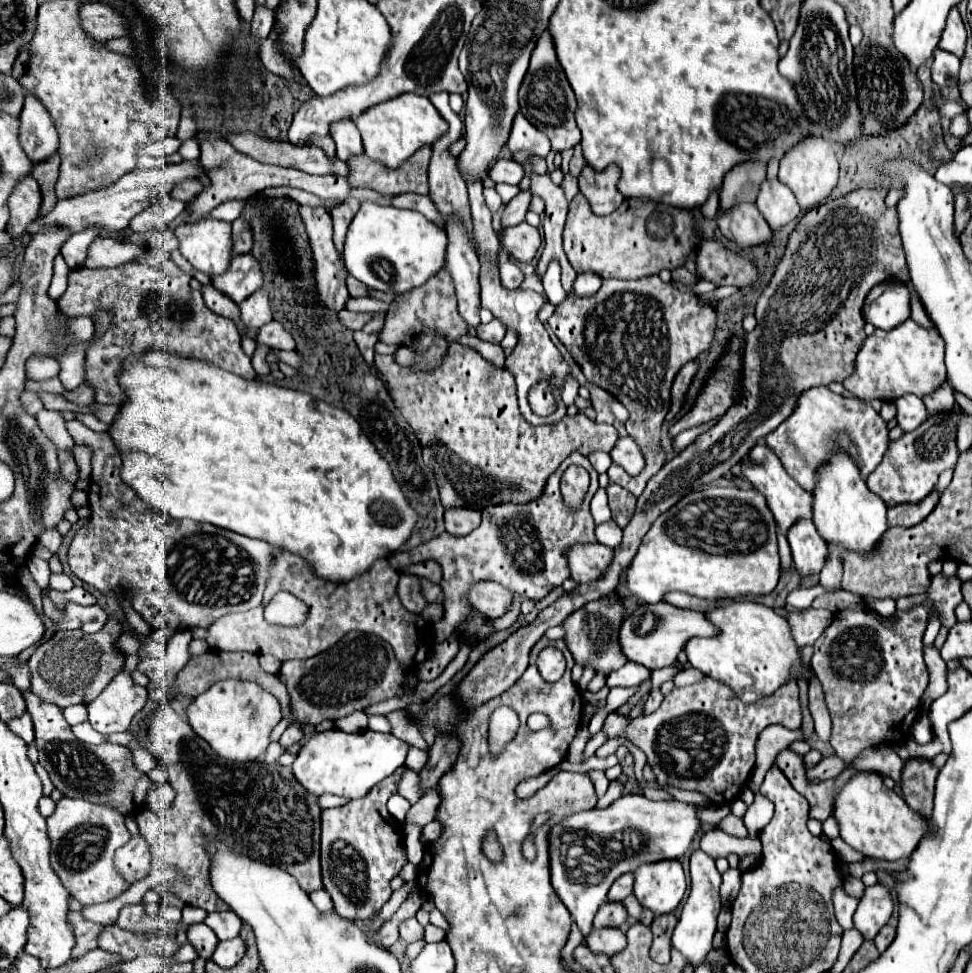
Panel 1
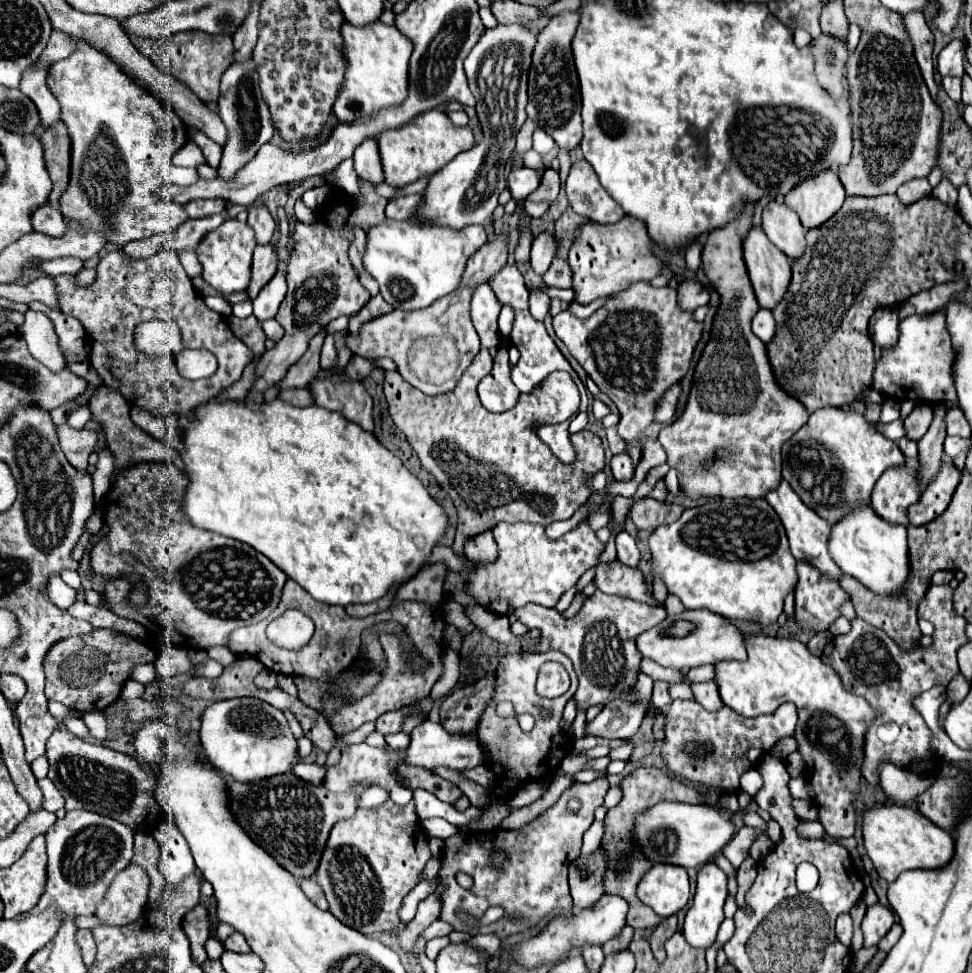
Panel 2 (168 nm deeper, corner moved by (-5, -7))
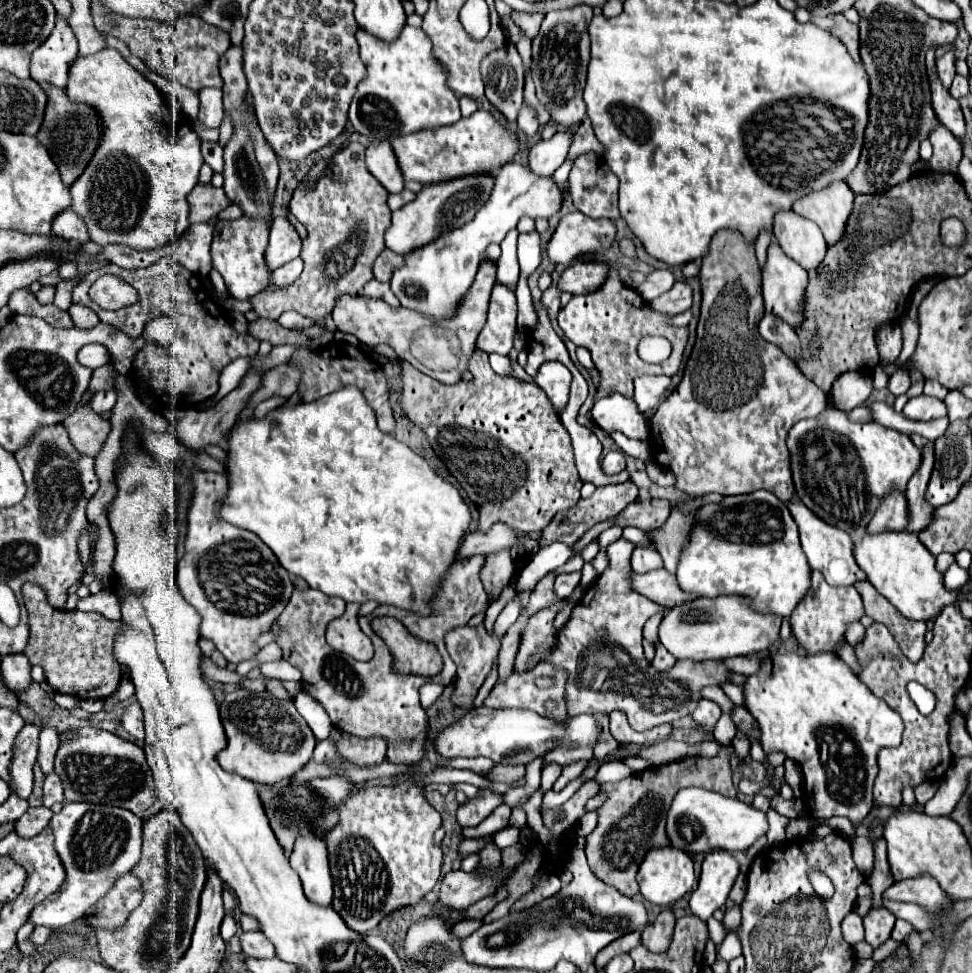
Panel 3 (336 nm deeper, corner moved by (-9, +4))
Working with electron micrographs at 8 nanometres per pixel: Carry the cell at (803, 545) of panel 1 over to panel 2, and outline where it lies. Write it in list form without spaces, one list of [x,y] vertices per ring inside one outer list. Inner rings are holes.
[[[805,560],[797,562],[799,582],[795,586],[795,618],[799,626],[813,632],[823,632],[835,622],[839,614],[839,606],[849,598],[839,582],[821,576],[811,564]]]

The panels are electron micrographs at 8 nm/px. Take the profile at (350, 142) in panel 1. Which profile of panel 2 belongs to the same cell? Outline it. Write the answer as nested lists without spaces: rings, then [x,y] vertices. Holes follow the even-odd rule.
[[[367,138],[365,142],[361,142],[355,148],[353,154],[353,162],[355,162],[355,172],[357,176],[377,184],[383,182],[383,170],[381,170],[381,158],[379,158],[379,148],[377,142],[373,138]]]

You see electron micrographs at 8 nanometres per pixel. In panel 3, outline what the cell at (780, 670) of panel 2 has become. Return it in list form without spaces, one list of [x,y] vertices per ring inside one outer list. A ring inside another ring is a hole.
[[[761,653],[761,671],[751,675],[745,689],[745,707],[759,723],[759,743],[765,755],[773,751],[785,753],[785,757],[797,761],[805,779],[805,807],[809,815],[829,819],[835,815],[849,817],[851,823],[859,823],[873,807],[873,783],[877,777],[877,753],[883,747],[901,743],[903,721],[889,709],[885,701],[875,697],[863,681],[845,665],[843,659],[831,653],[819,653],[815,657],[797,657],[795,653],[773,655]]]

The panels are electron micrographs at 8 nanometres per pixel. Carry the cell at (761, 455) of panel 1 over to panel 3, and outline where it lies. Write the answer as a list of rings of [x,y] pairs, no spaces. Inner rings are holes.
[[[791,503],[789,511],[791,511],[791,515],[793,515],[793,519],[795,519],[797,527],[799,527],[801,545],[803,545],[803,551],[805,551],[805,555],[809,559],[811,569],[821,571],[829,585],[853,585],[857,581],[867,579],[865,573],[861,571],[861,567],[855,563],[853,541],[845,531],[835,529],[835,527],[827,525],[825,521],[817,519],[817,515],[813,515],[803,503]]]

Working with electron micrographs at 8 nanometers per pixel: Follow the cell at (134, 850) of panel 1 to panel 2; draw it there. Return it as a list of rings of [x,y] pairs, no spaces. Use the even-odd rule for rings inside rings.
[[[131,862],[111,882],[105,900],[97,908],[97,916],[109,926],[125,926],[137,920],[147,906],[149,882],[147,870]]]

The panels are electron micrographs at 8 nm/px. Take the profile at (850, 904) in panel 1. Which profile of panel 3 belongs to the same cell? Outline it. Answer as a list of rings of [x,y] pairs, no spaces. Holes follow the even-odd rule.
[[[851,911],[851,913],[843,919],[841,929],[843,929],[843,937],[845,937],[845,941],[847,941],[849,945],[855,945],[855,943],[859,943],[859,941],[865,939],[863,919],[861,919],[855,911]]]

